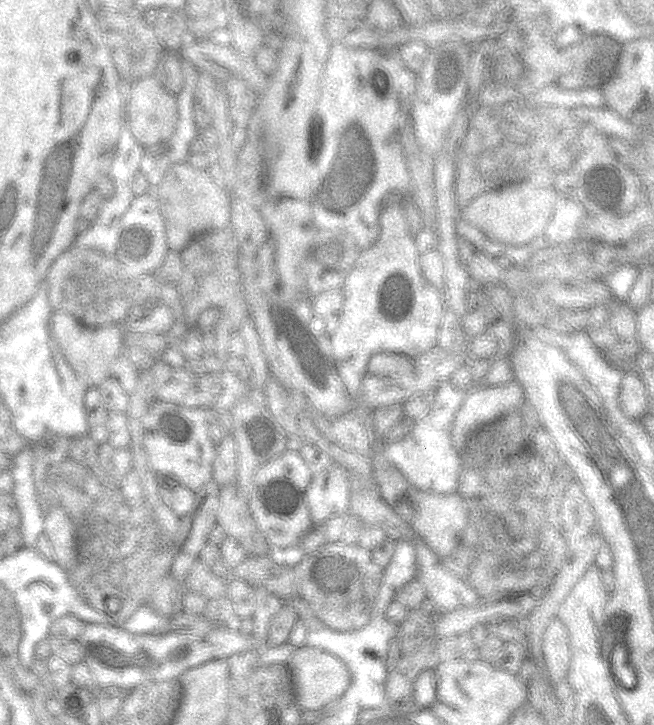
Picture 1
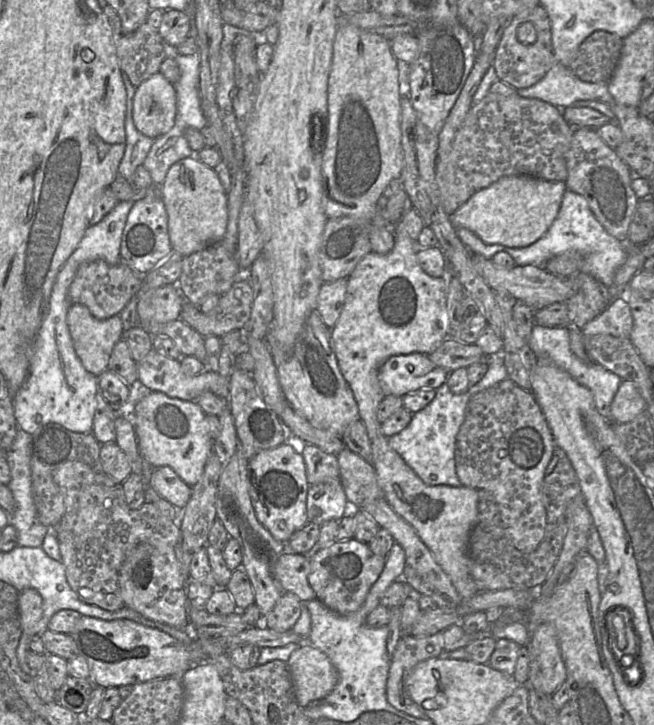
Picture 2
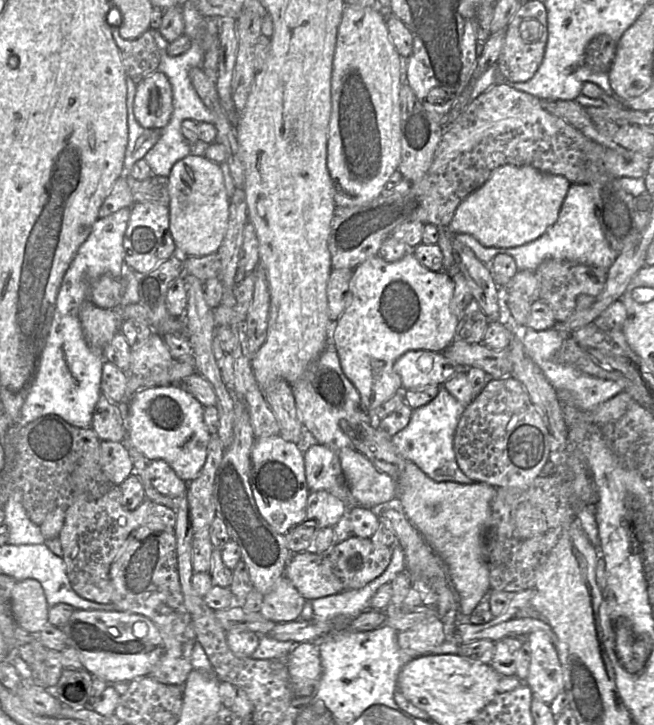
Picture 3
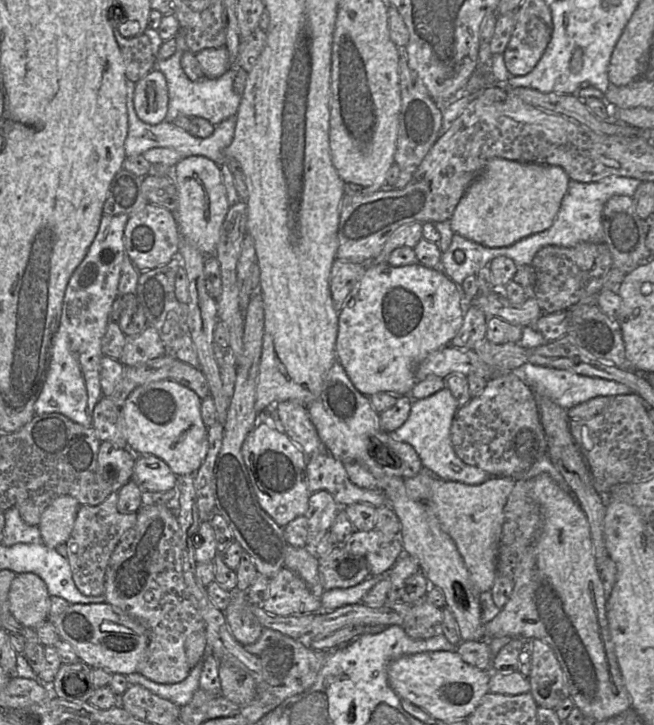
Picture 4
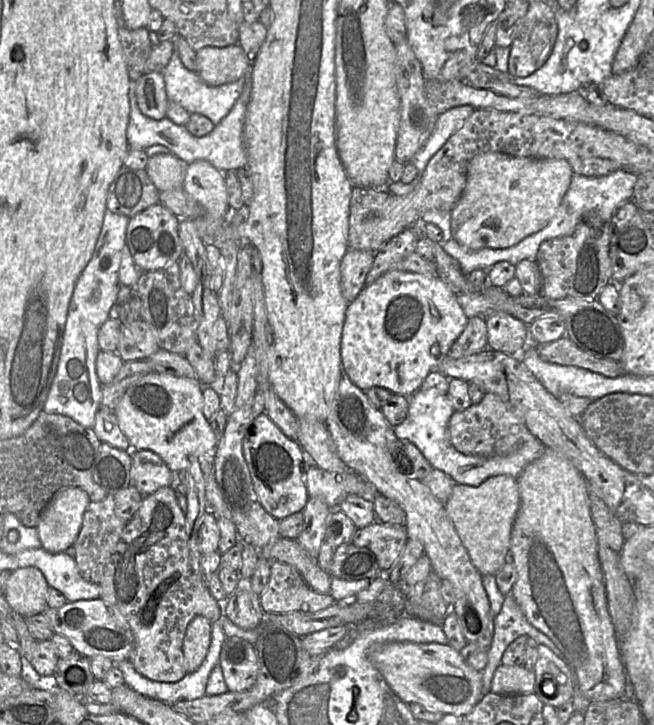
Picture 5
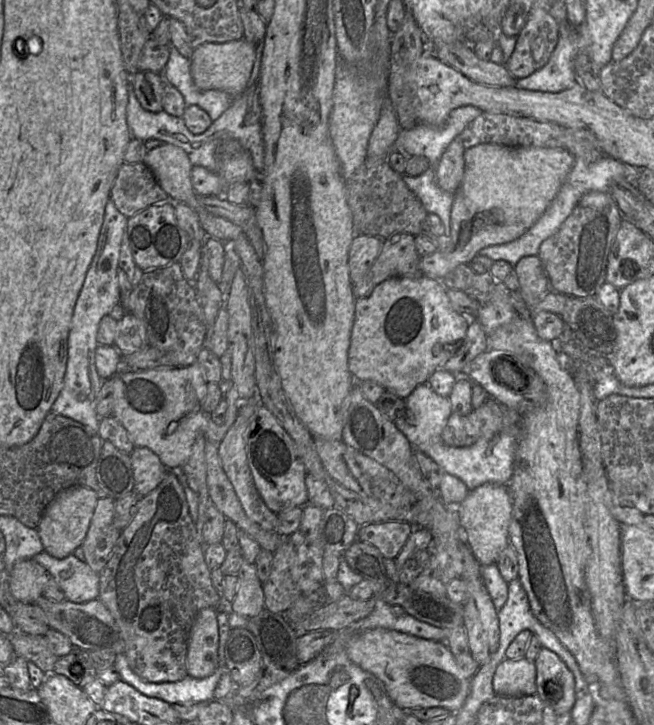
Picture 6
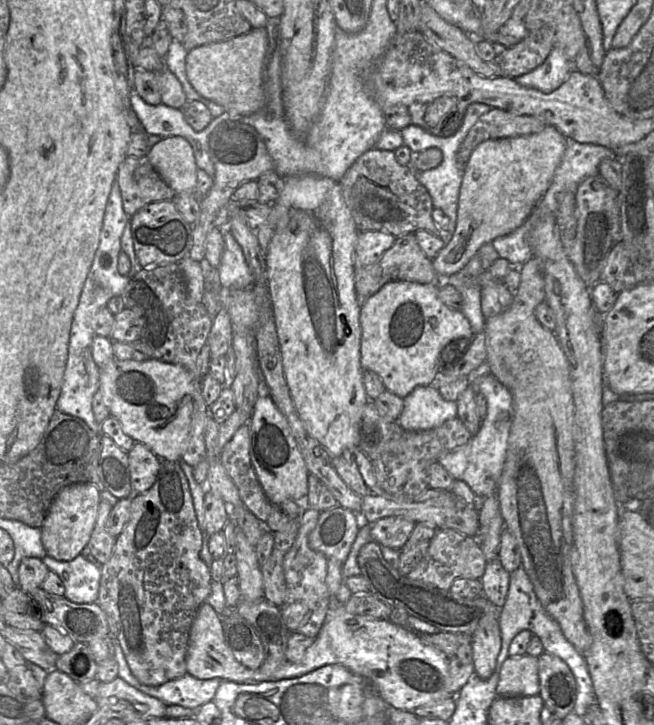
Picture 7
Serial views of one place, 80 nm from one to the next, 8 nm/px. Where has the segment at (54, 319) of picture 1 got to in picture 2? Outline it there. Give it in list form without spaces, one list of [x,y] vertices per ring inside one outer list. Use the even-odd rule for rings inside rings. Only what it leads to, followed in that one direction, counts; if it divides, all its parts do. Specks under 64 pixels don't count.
[[[72,304],[67,313],[67,325],[74,350],[84,368],[99,377],[108,370],[115,344],[123,337],[119,315],[97,319],[81,304]]]

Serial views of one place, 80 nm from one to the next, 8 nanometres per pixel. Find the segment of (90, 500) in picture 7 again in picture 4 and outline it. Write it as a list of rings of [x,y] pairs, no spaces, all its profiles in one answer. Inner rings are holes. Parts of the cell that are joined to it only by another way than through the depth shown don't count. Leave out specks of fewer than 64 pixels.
[[[72,496],[56,498],[42,513],[39,529],[43,544],[55,549],[69,539],[80,503]]]

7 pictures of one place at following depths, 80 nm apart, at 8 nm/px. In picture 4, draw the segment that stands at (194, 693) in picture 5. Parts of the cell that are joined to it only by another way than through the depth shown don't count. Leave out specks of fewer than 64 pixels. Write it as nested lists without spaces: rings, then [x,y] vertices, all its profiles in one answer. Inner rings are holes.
[[[200,661],[191,669],[190,674],[183,681],[175,684],[156,683],[138,672],[126,676],[130,685],[139,684],[159,697],[182,707],[190,703],[194,693],[200,688],[202,669],[203,662]]]

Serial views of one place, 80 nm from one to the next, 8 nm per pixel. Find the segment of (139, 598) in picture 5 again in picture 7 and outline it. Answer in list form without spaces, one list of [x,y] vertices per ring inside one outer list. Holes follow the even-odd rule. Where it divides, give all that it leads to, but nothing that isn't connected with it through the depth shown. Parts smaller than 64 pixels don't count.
[[[161,459],[160,468],[153,486],[145,493],[133,494],[132,496],[131,517],[122,532],[117,536],[110,559],[101,565],[102,574],[97,600],[97,603],[106,614],[112,638],[120,643],[131,672],[144,685],[159,686],[187,673],[186,655],[190,629],[198,608],[206,602],[211,593],[212,577],[210,567],[201,558],[202,543],[202,532],[196,518],[189,483],[181,469],[180,461]]]

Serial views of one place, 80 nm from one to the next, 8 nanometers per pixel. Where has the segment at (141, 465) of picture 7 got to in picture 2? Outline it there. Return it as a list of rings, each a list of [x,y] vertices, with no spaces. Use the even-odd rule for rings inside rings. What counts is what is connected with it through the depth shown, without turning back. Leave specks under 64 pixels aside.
[[[161,466],[153,469],[151,482],[154,489],[161,497],[178,509],[187,505],[192,488],[186,484],[169,466]]]

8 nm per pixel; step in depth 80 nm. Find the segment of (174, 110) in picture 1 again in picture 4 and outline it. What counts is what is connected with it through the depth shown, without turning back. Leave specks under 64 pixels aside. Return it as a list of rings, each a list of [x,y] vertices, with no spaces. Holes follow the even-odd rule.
[[[159,69],[151,70],[136,82],[134,108],[140,120],[156,125],[163,122],[168,111],[168,87]]]

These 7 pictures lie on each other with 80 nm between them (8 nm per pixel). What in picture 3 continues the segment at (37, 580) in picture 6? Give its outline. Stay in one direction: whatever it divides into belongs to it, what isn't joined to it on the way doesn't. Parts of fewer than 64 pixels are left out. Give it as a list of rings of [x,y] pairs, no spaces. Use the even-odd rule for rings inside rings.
[[[32,578],[16,581],[11,603],[17,625],[28,633],[38,634],[48,623],[50,608],[39,581]]]

